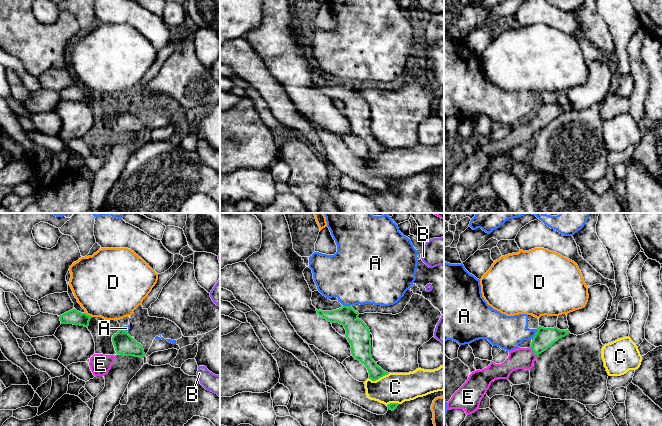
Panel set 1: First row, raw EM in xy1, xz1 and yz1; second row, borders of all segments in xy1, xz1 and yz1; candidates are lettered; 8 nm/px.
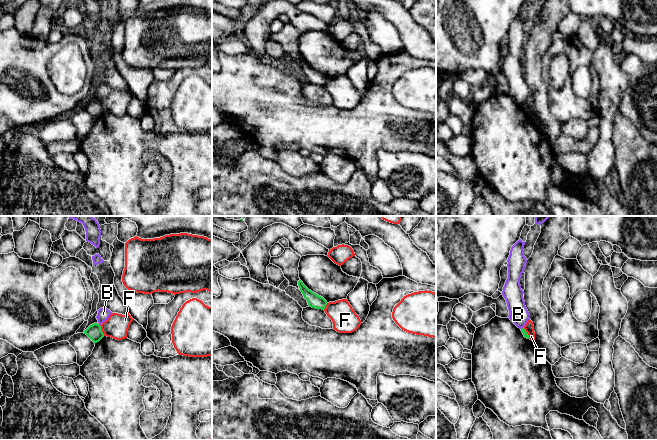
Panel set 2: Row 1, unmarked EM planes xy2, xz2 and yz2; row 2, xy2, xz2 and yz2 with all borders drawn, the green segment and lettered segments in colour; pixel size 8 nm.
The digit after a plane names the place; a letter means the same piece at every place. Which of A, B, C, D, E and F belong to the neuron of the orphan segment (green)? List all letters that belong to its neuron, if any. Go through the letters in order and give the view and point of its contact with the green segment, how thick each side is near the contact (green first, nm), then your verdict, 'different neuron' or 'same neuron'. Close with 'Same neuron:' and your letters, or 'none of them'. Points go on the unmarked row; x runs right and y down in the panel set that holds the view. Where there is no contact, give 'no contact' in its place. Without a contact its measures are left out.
A: contact yz1 (535, 110); calibres 160 and 280 nm; different neuron
B: contact yz2 (521, 104); calibres 40 and 160 nm; different neuron
C: contact xz1 (378, 154); calibres 140 and 240 nm; different neuron
D: contact xy1 (88, 91); calibres 120 and 460 nm; different neuron
E: contact yz1 (532, 126); calibres 160 and 180 nm; same neuron
F: contact xy2 (101, 106); calibres 120 and 190 nm; different neuron
Same neuron: E

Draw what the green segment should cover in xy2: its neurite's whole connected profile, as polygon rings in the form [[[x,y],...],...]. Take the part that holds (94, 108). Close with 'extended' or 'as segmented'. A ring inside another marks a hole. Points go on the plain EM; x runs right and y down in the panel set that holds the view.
[[[97,99],[90,101],[84,107],[84,110],[86,110],[94,119],[99,118],[104,113],[101,102]]]; as segmented

